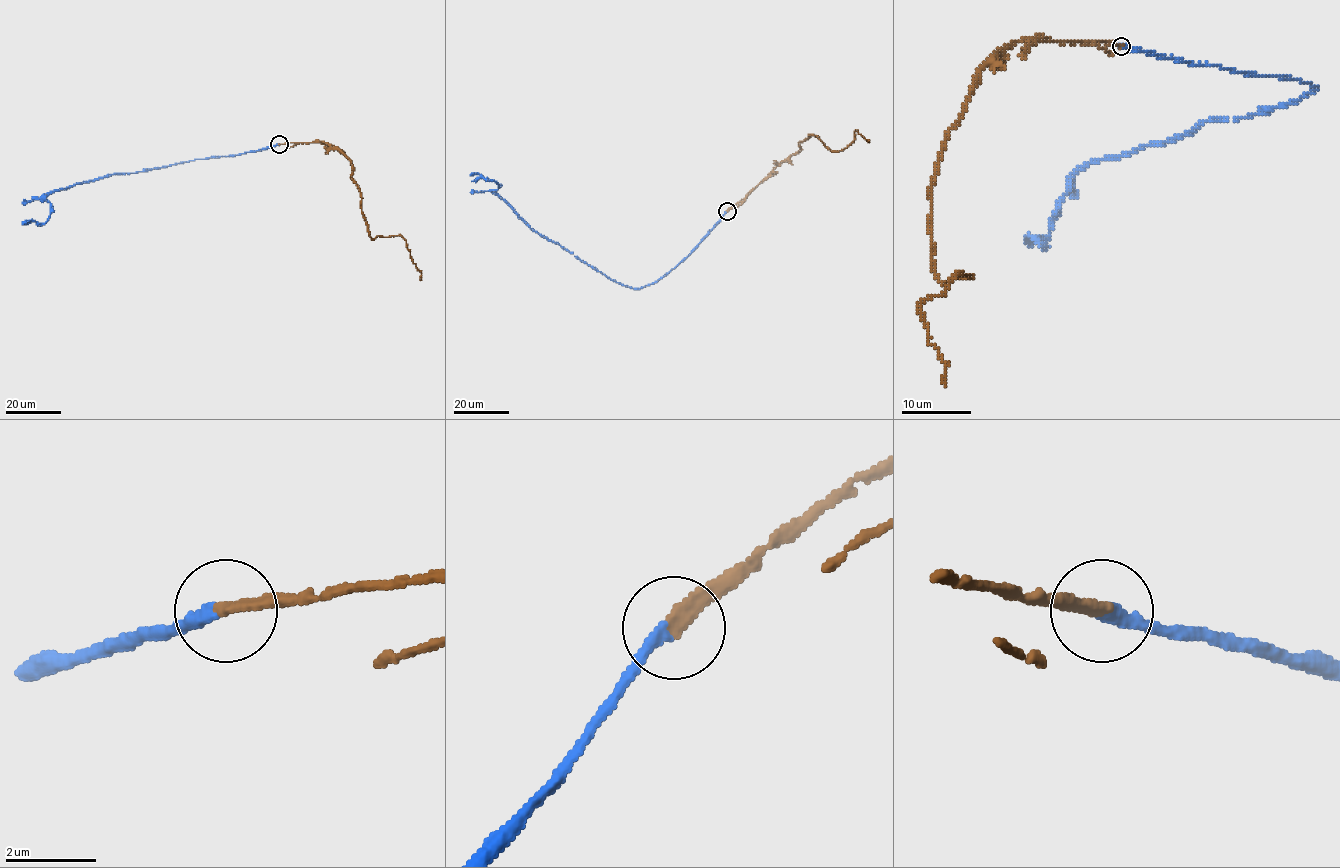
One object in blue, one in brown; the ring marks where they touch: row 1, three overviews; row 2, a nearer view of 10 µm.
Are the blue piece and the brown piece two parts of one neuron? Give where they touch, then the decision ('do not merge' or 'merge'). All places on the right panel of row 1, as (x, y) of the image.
(1121, 46) | merge

